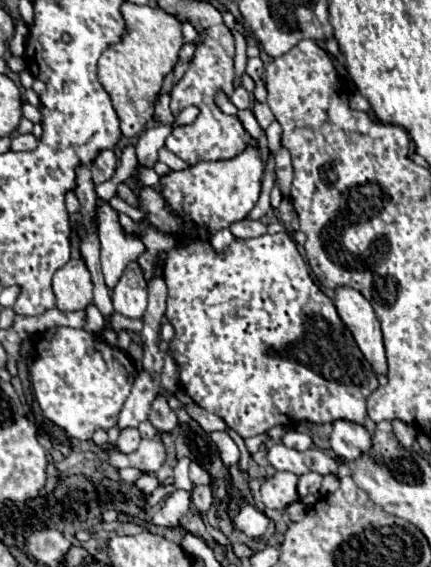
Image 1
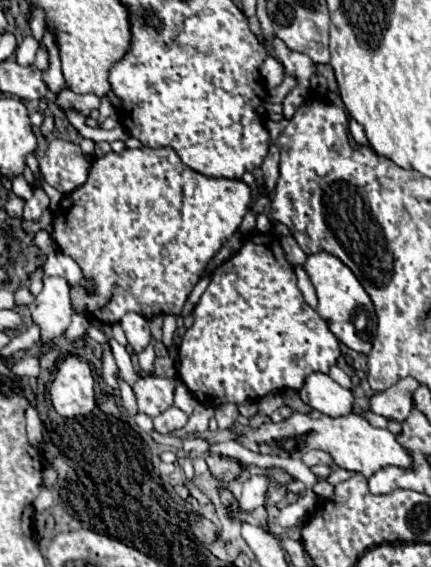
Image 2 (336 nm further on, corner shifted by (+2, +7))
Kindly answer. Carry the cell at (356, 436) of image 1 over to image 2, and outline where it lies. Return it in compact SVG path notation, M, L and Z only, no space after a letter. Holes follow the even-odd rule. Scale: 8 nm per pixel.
M312 373L306 379L300 397L312 409L328 415L328 417L344 417L354 409L354 395L352 391L340 387L330 375Z

